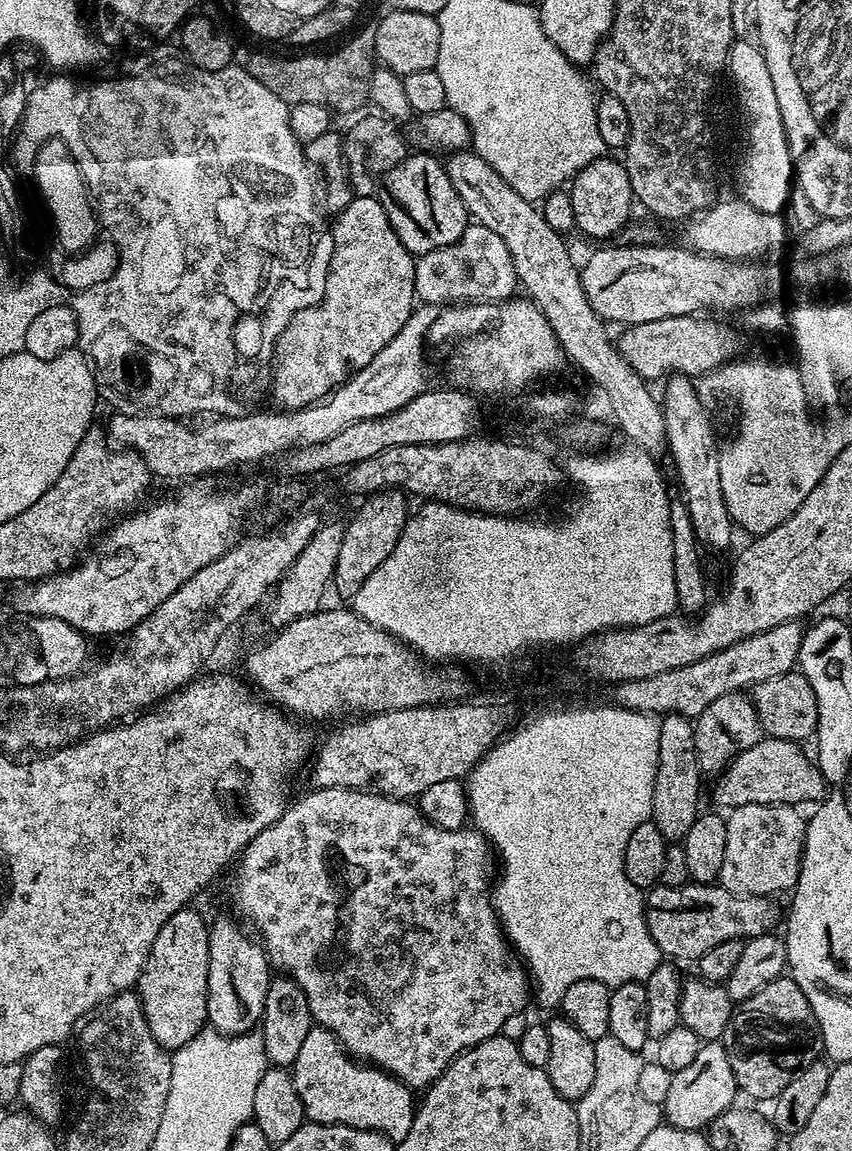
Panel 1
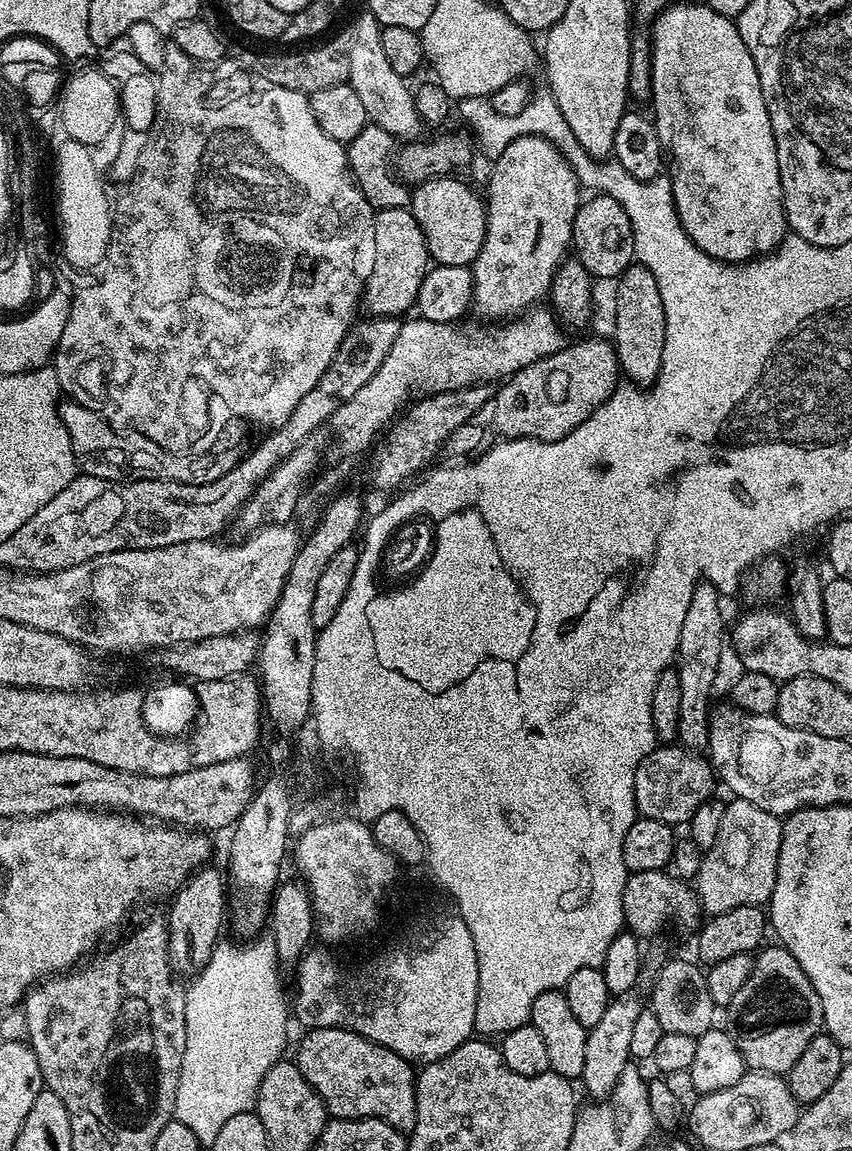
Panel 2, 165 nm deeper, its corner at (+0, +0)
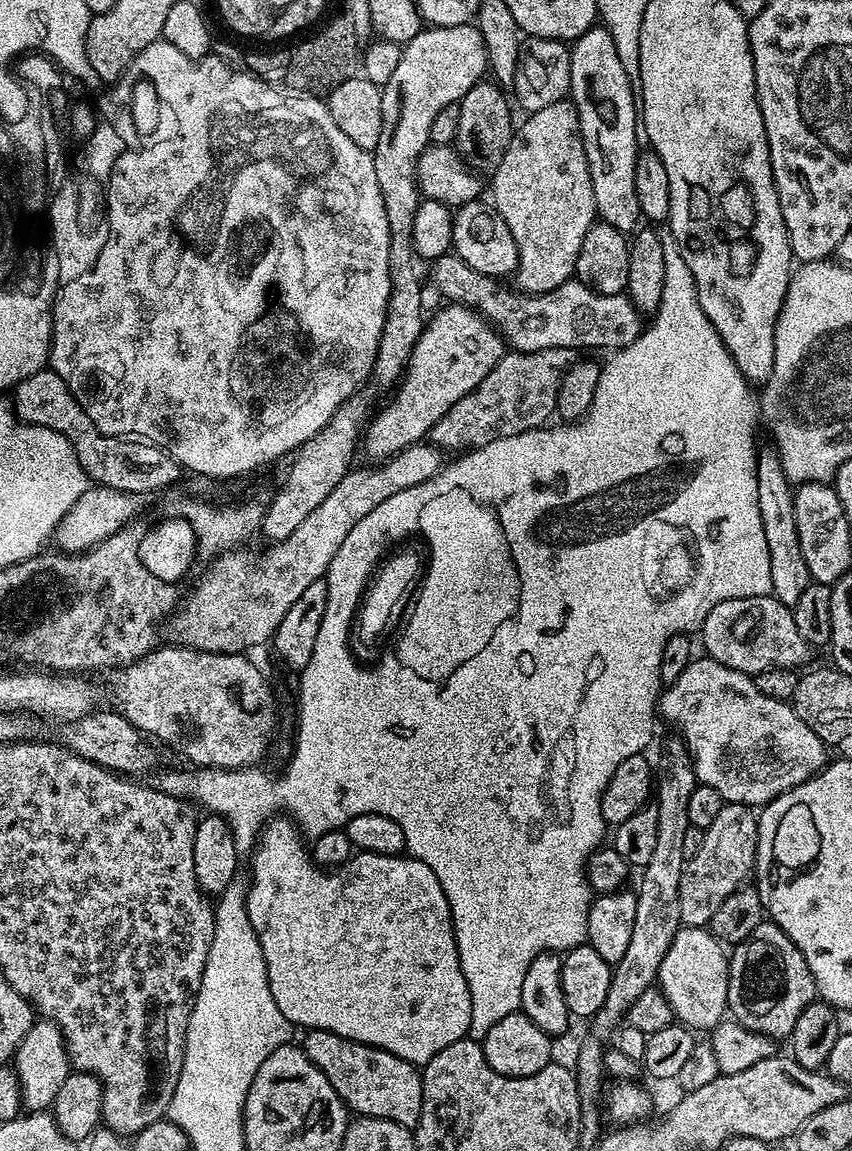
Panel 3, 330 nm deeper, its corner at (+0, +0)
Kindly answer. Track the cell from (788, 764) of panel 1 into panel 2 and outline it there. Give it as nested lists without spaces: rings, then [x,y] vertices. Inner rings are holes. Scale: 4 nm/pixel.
[[[657,746],[649,751],[652,764],[648,764],[647,780],[644,780],[644,768],[637,766],[634,774],[634,794],[637,792],[652,792],[652,800],[656,800],[656,808],[668,816],[668,824],[687,825],[691,821],[694,810],[707,800],[713,799],[712,792],[718,788],[718,777],[707,755],[683,746]]]

